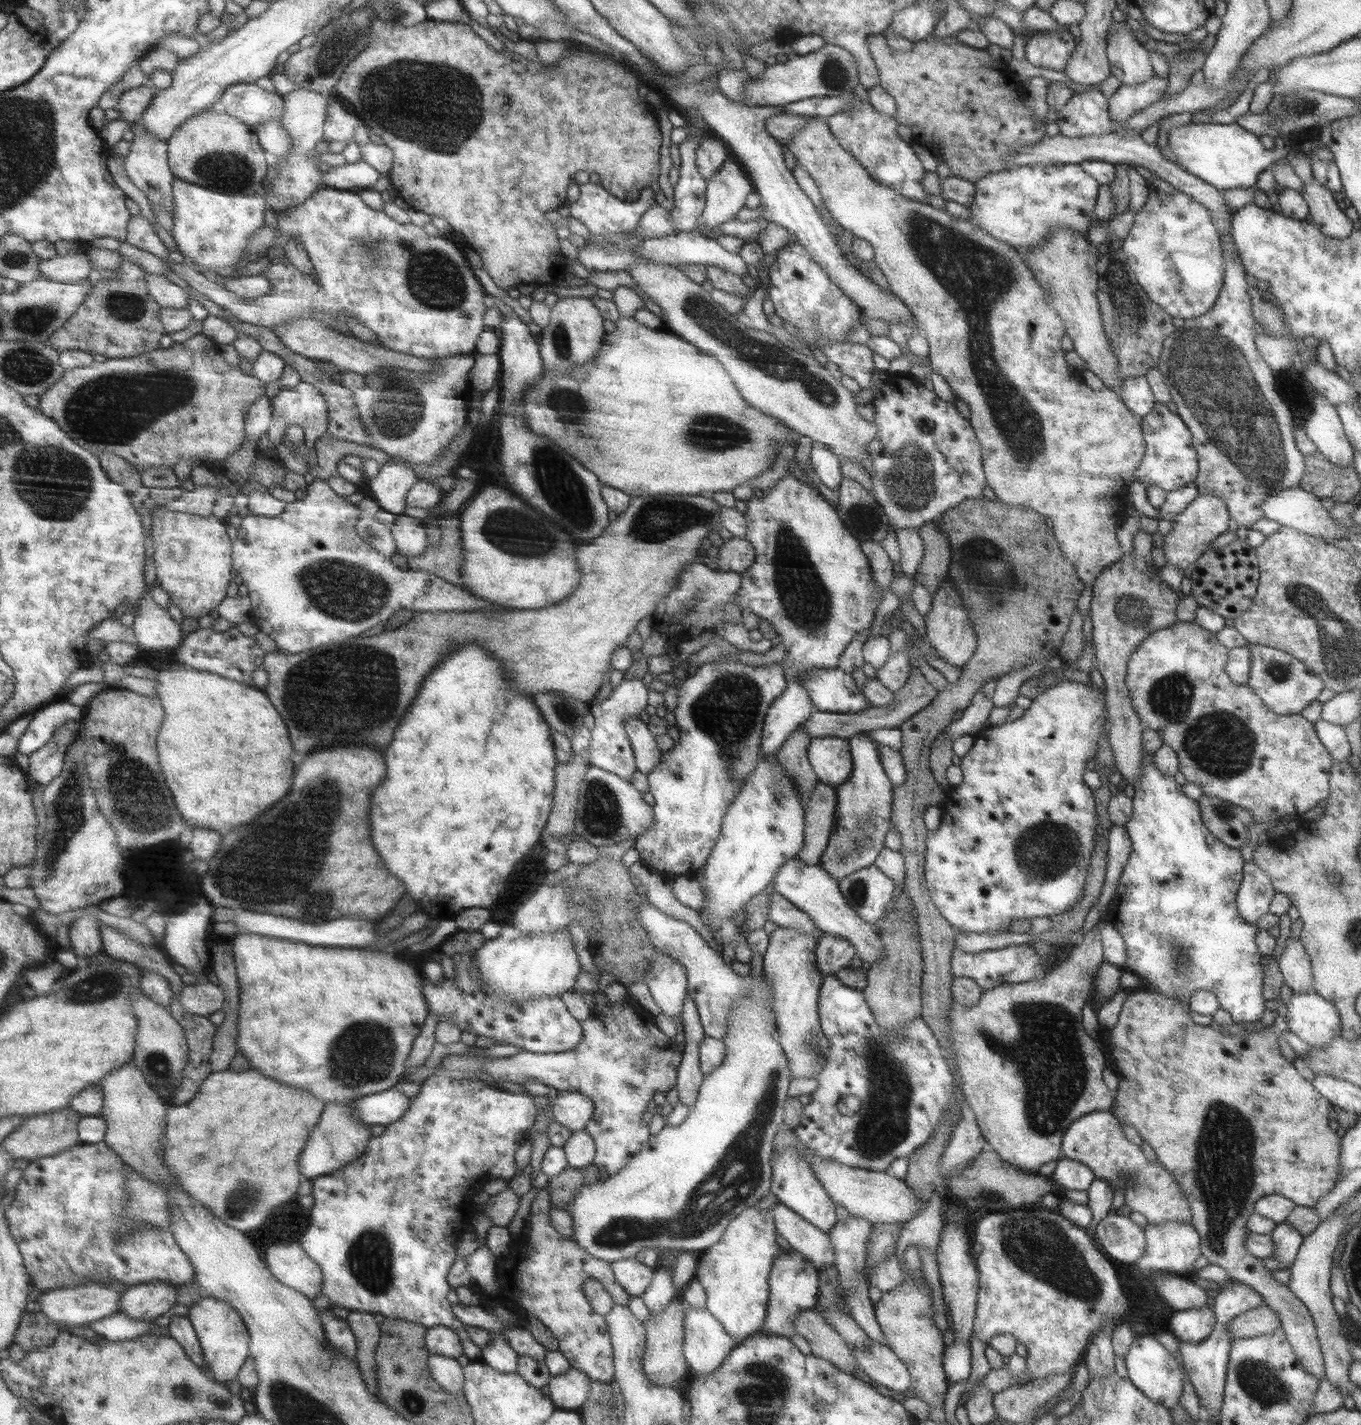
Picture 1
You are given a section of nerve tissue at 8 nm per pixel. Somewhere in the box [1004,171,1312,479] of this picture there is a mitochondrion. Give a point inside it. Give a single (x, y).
(1117, 286)

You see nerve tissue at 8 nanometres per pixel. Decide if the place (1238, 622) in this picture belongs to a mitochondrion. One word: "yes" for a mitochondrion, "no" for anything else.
no

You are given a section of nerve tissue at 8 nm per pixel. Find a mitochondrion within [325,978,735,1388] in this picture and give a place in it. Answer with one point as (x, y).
(365, 1053)

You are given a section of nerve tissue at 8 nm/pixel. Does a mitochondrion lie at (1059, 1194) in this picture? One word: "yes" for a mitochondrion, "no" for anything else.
no

